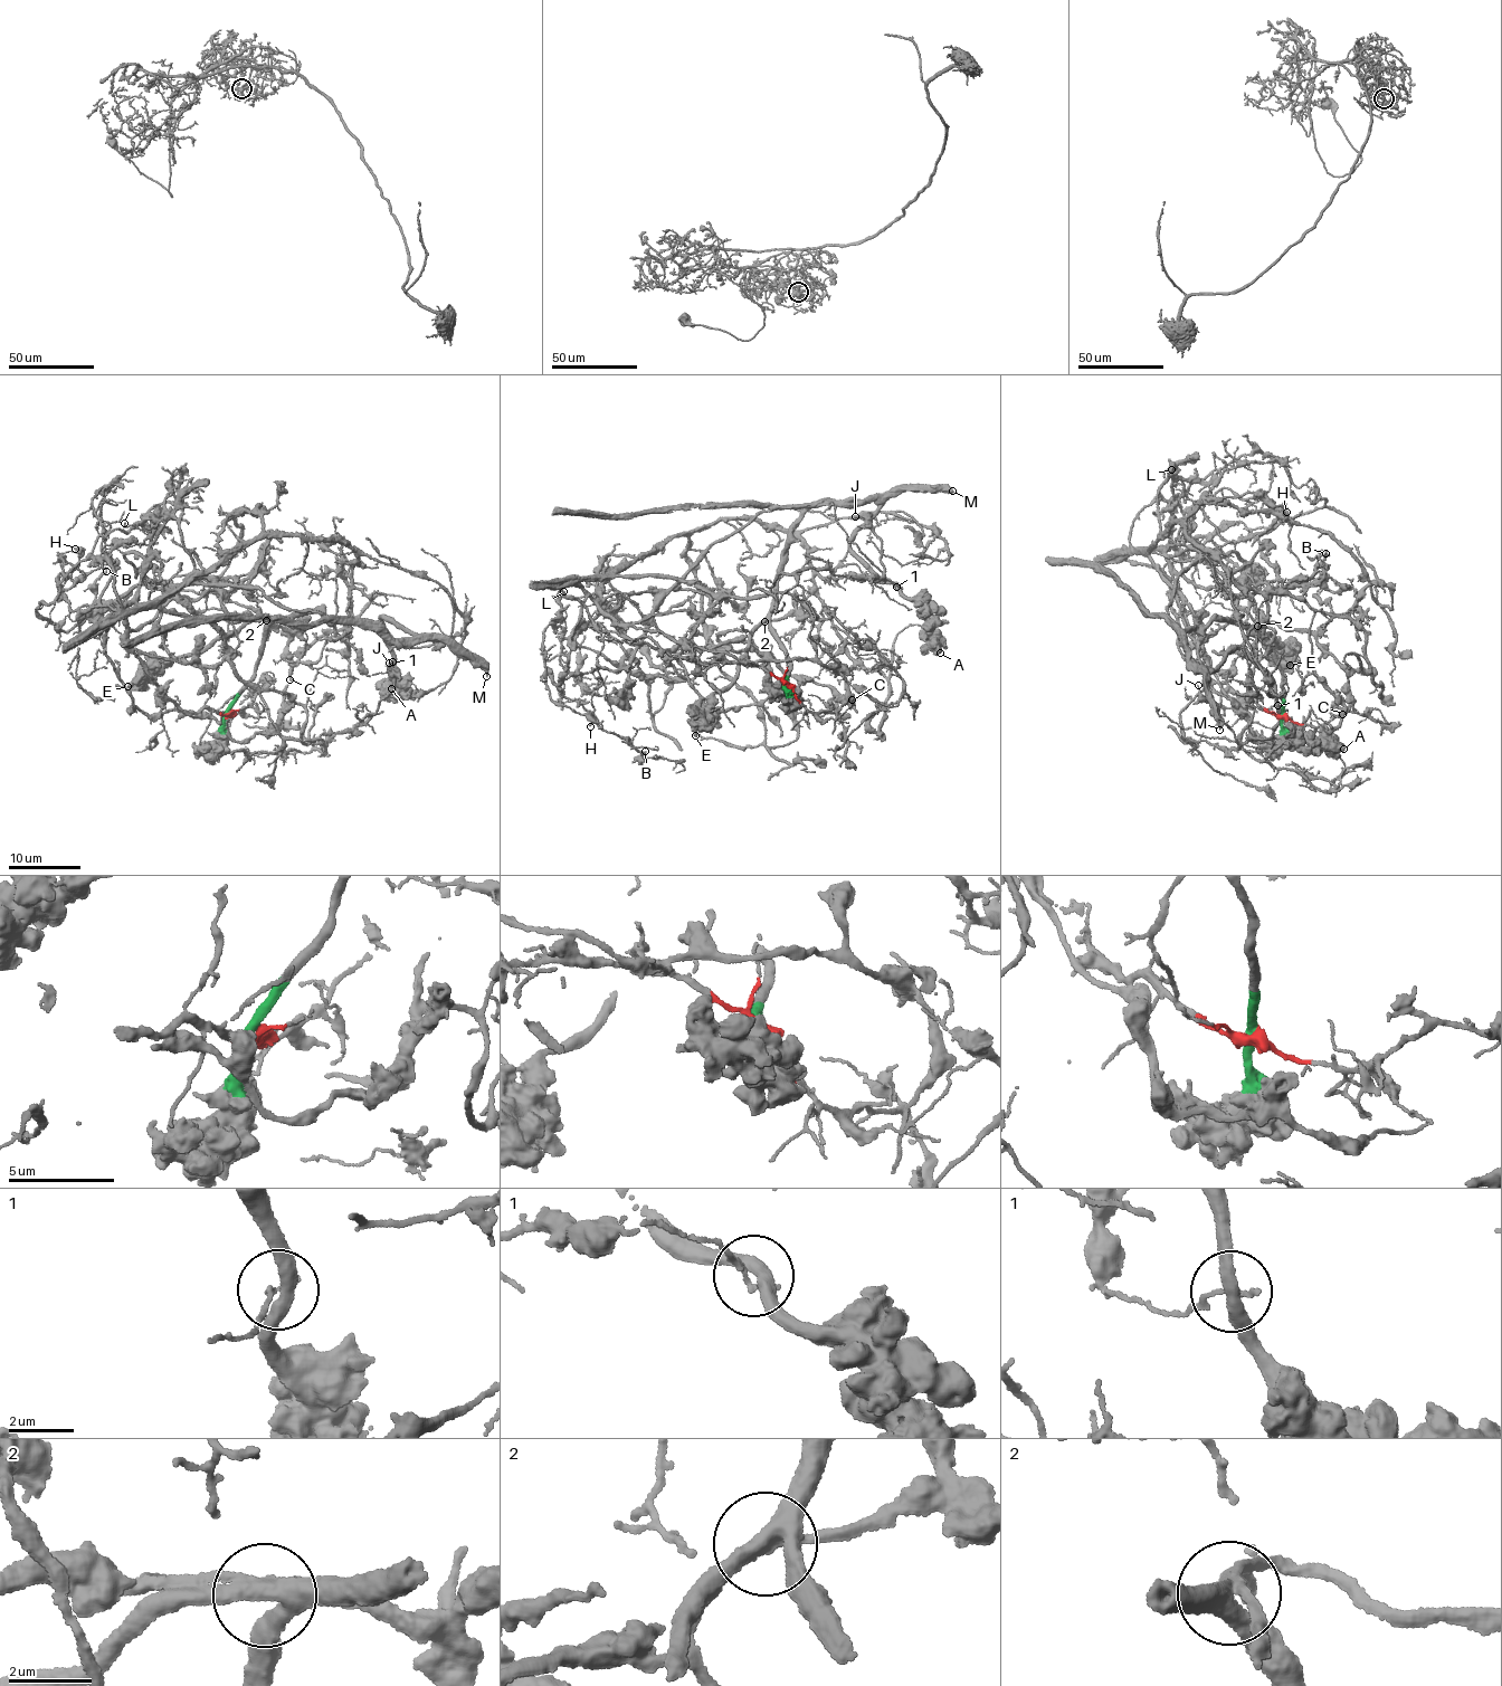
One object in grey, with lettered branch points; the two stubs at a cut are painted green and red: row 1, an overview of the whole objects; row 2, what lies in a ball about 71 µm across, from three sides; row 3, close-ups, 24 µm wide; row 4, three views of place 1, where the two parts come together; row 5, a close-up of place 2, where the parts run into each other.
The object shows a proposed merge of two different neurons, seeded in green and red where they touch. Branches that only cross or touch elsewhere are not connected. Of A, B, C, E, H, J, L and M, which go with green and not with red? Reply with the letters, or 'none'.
A, E, M

